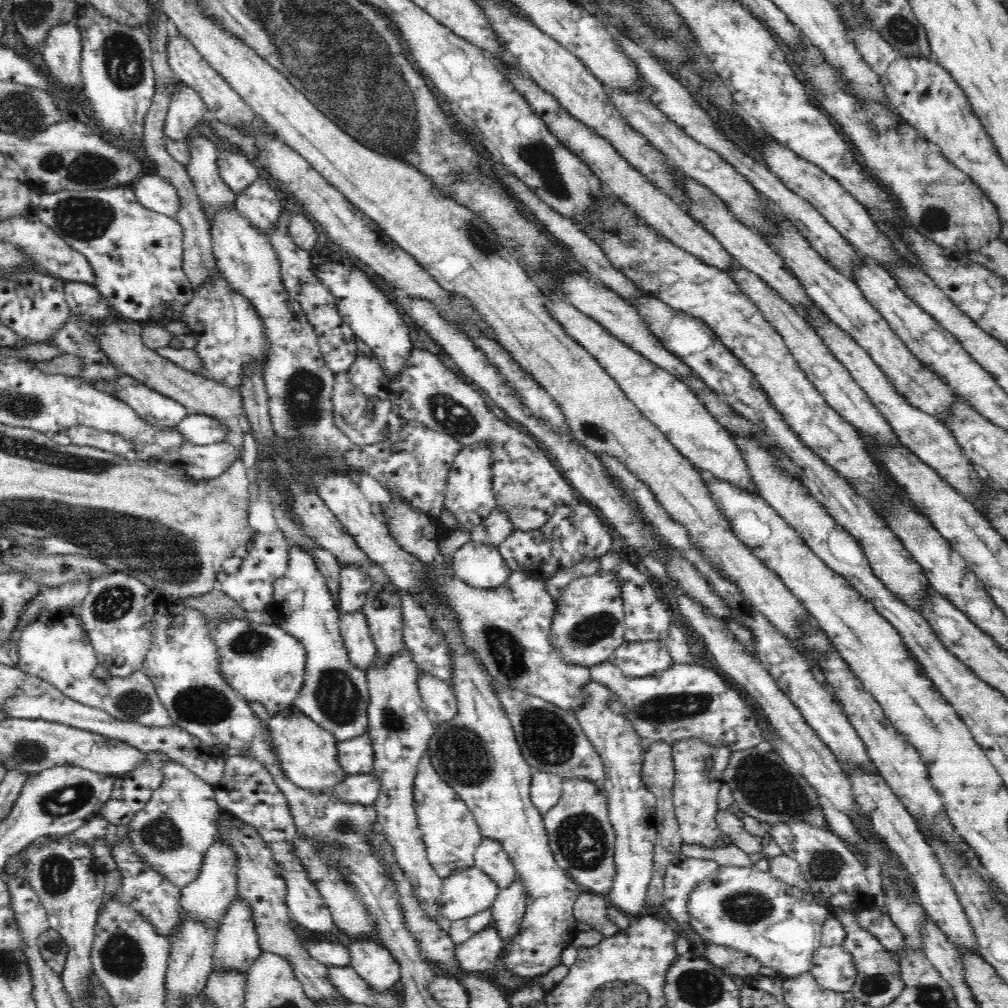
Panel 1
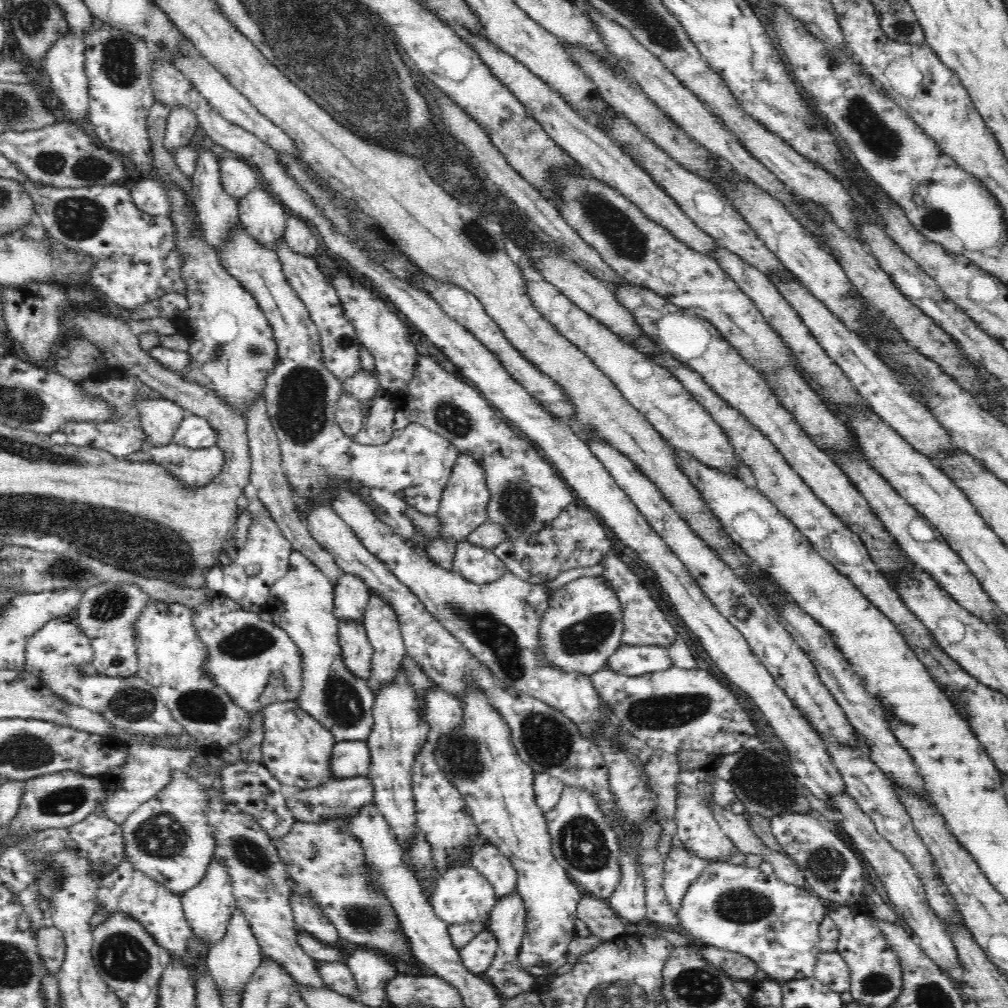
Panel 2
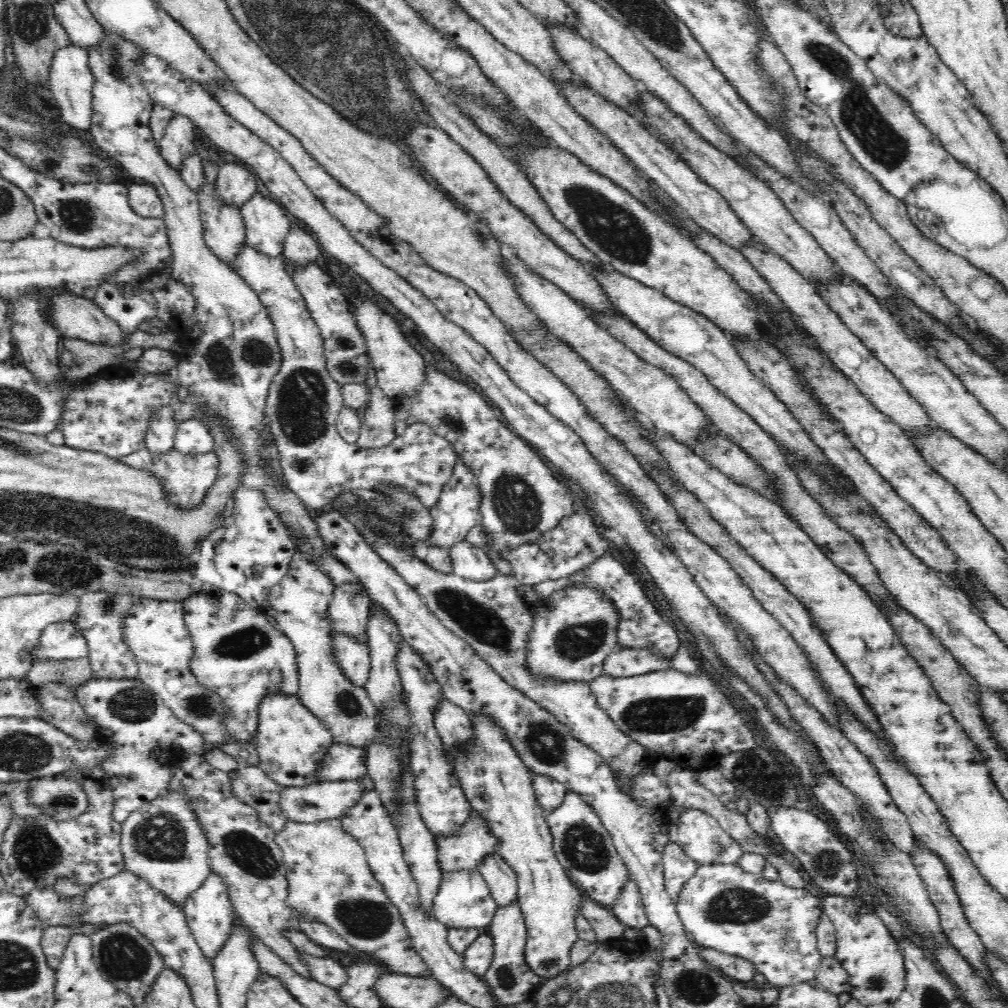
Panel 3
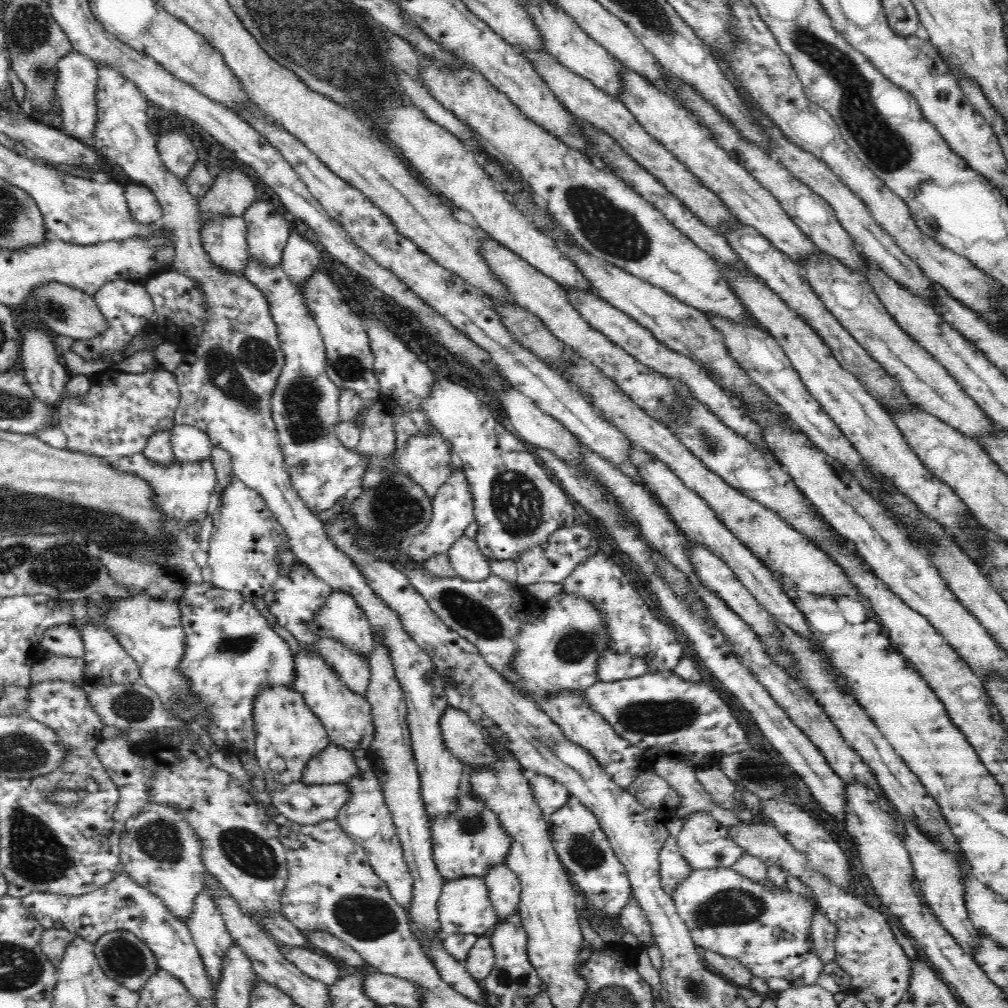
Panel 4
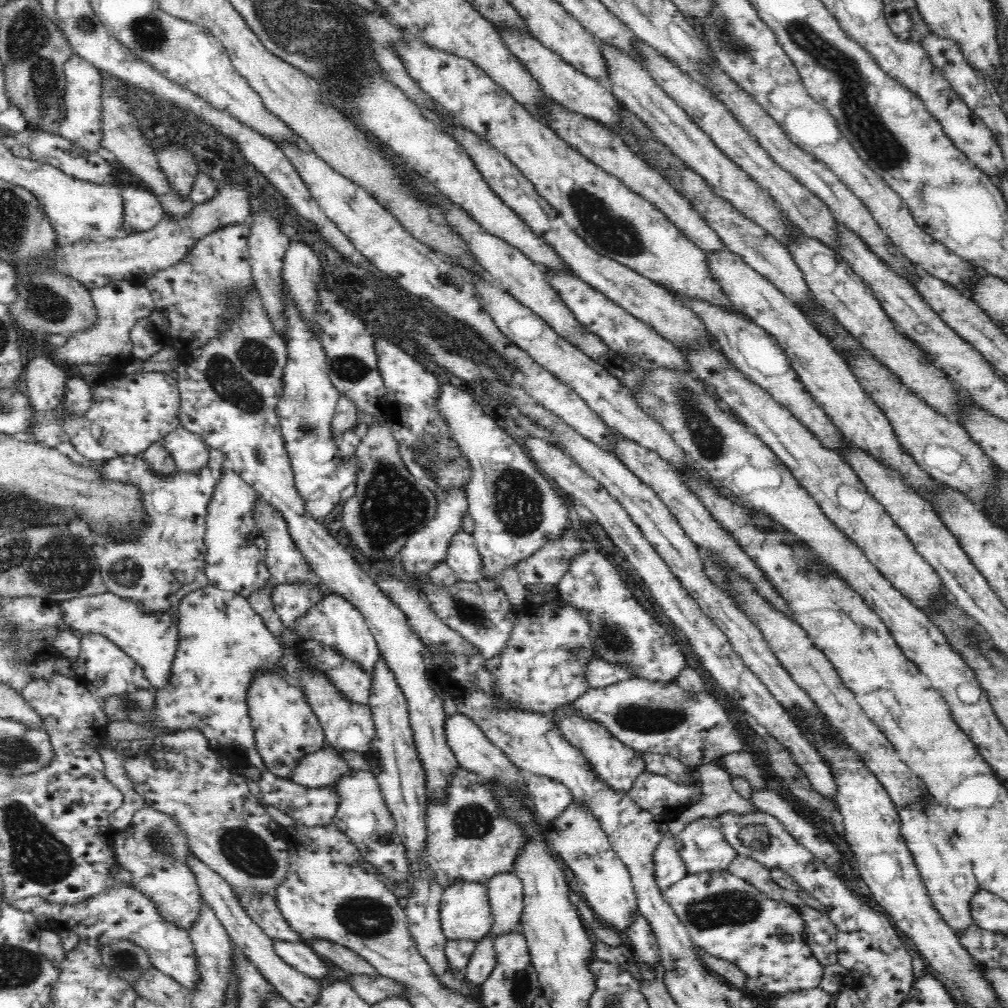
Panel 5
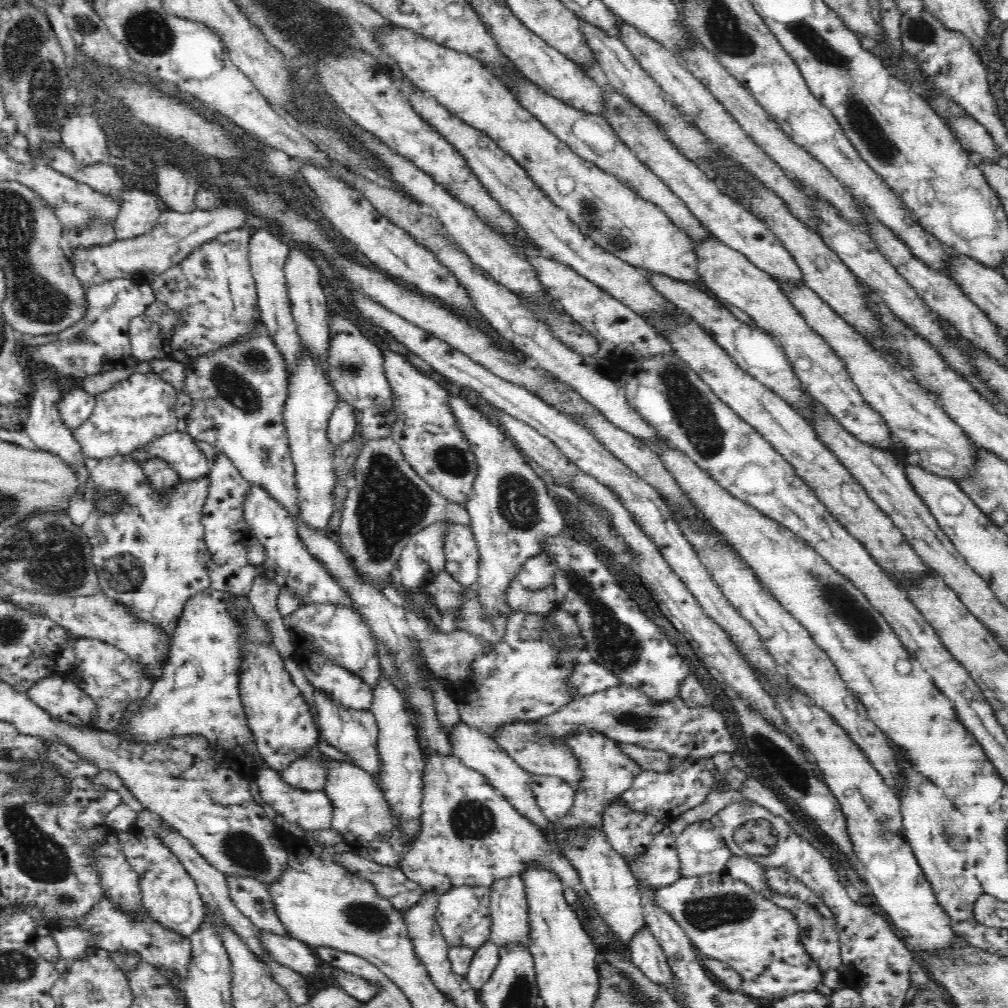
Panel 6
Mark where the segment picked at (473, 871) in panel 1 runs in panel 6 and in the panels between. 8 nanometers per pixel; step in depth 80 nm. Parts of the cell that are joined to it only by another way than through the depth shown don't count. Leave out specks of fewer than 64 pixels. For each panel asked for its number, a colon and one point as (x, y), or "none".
2: (463, 894)
3: (464, 900)
4: (464, 907)
5: (465, 911)
6: (464, 914)

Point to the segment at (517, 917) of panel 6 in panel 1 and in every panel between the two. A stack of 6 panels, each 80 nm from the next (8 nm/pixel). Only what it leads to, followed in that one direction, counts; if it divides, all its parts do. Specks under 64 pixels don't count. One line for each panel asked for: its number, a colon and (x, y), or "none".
1: (490, 857)
2: (488, 860)
3: (502, 880)
4: (503, 885)
5: (506, 894)

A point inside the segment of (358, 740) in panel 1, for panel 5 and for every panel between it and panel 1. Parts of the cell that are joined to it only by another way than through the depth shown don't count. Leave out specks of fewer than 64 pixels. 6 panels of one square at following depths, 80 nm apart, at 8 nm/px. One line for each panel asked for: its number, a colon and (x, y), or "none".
2: (350, 759)
3: (344, 762)
4: (336, 764)
5: (327, 767)

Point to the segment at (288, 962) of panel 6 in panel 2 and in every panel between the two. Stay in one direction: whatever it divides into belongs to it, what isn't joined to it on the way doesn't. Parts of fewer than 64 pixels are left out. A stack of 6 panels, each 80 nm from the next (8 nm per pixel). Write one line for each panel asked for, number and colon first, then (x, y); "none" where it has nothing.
2: (337, 975)
3: (327, 971)
4: (311, 962)
5: (301, 956)

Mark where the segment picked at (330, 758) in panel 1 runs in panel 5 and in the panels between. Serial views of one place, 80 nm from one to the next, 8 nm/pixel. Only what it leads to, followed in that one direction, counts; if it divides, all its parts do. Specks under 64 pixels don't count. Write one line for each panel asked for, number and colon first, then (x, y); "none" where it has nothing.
2: (296, 749)
3: (292, 743)
4: (288, 734)
5: (286, 729)

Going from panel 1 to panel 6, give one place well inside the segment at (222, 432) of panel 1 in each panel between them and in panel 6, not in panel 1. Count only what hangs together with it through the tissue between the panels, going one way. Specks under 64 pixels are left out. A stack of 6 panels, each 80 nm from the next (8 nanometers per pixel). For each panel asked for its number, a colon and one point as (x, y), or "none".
2: (194, 432)
3: (192, 437)
4: (190, 444)
5: (190, 452)
6: (179, 449)

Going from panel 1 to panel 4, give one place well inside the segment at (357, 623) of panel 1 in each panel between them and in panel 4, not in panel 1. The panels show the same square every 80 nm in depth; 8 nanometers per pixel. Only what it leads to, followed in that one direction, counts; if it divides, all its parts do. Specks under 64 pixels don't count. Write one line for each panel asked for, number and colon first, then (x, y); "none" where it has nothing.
2: (356, 649)
3: (352, 654)
4: (352, 667)

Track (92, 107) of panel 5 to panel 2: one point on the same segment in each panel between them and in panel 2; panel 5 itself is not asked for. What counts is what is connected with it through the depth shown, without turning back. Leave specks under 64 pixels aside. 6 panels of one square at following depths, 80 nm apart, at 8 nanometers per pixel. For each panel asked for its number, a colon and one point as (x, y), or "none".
2: (64, 61)
3: (70, 80)
4: (75, 89)

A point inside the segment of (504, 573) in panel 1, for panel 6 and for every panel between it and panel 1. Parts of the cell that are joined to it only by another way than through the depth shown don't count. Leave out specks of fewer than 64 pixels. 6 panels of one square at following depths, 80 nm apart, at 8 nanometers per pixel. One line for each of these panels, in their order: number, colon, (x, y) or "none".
2: (479, 565)
3: (468, 561)
4: (468, 562)
5: (463, 557)
6: (461, 550)

